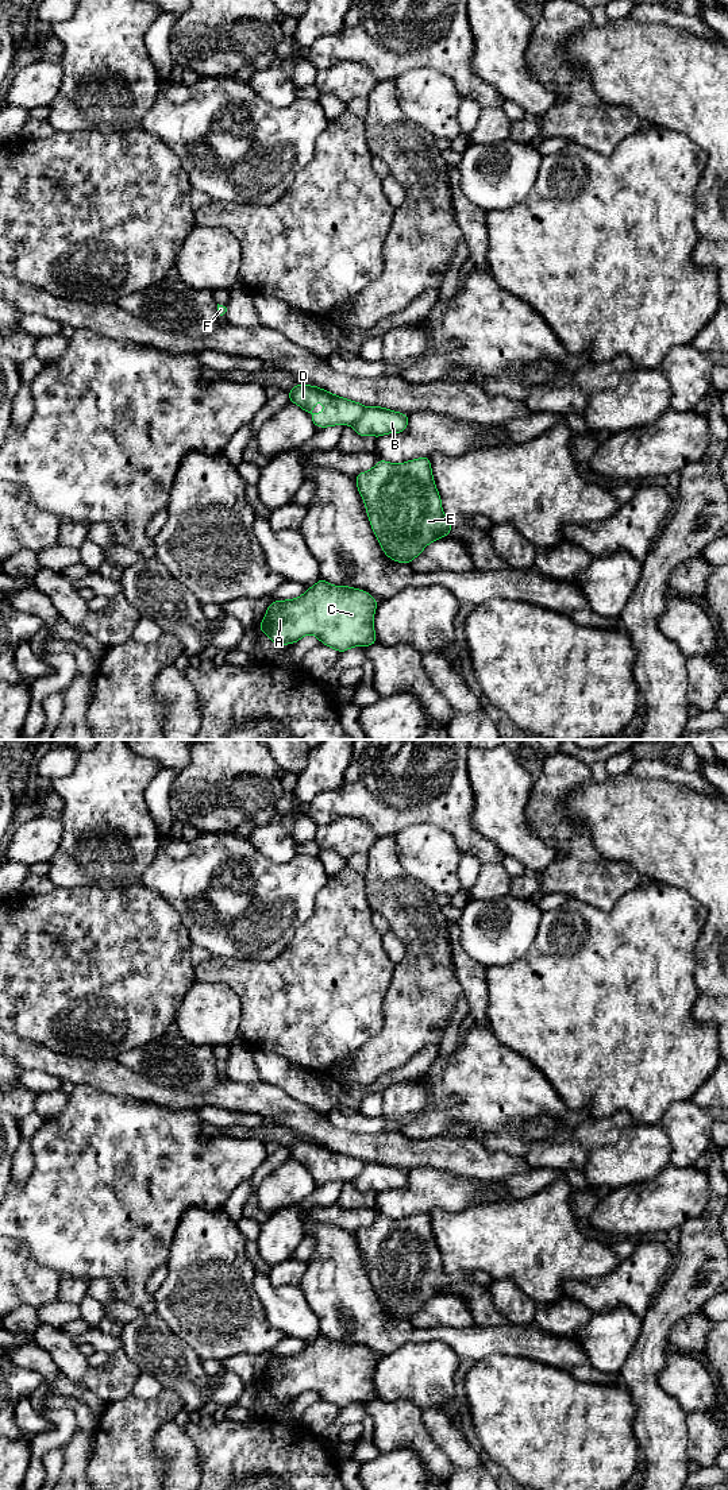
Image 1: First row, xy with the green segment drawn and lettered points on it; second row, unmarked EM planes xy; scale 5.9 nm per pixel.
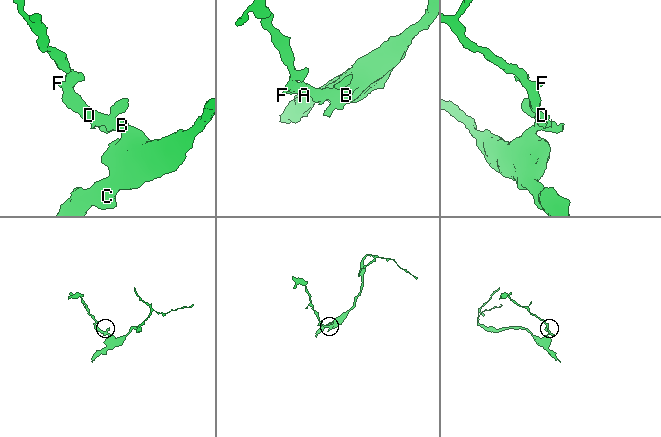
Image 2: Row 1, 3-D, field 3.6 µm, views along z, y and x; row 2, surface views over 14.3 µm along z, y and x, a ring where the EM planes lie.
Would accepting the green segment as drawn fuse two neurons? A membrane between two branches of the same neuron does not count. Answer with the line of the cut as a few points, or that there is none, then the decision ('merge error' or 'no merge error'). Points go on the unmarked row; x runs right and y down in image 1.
cut in xy along (366, 1164), (351, 1180); merge error

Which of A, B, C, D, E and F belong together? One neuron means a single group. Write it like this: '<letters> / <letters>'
A B C E / D F

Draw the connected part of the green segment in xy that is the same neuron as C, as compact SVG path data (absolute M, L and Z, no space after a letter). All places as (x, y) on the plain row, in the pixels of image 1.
M320 1333L298 1354L271 1358L258 1385L278 1401L294 1400L304 1391L313 1390L321 1400L343 1409L353 1402L377 1398L373 1375L378 1360L365 1346L336 1343Z

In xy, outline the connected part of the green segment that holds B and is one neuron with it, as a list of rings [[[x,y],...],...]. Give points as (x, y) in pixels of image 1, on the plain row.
[[[369,1162],[353,1180],[353,1185],[361,1192],[381,1193],[386,1189],[400,1189],[408,1182],[409,1171],[380,1162]]]

